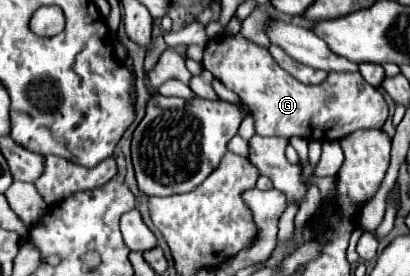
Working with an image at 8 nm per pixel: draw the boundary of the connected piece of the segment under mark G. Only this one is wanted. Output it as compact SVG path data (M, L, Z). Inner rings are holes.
M240 34L210 40L204 52L204 68L226 88L234 90L254 116L254 128L262 136L302 136L314 140L340 140L360 128L382 128L388 118L384 96L362 82L358 72L330 72L318 86L306 86L286 74L266 48L244 40Z

